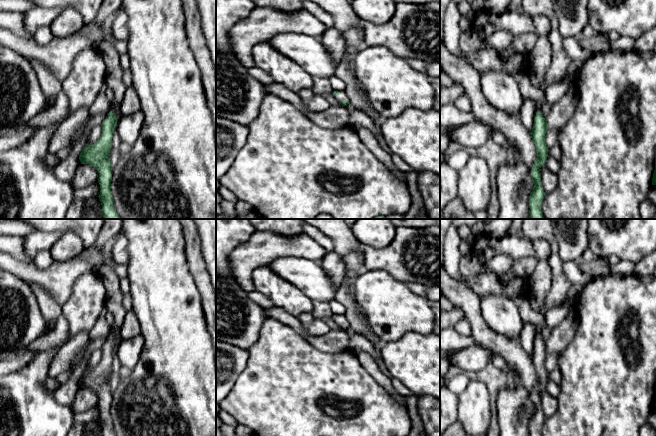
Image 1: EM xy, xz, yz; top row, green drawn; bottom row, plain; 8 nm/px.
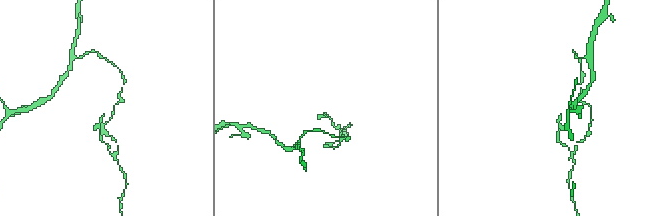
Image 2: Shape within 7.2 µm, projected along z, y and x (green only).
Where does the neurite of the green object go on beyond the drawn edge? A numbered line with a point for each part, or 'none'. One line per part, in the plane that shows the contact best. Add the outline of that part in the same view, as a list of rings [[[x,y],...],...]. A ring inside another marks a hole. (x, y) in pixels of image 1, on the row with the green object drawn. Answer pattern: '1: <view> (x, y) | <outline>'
none

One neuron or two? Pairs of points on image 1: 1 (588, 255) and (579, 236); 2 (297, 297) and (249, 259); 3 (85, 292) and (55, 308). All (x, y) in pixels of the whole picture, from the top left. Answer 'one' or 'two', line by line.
1: two
2: two
3: two

